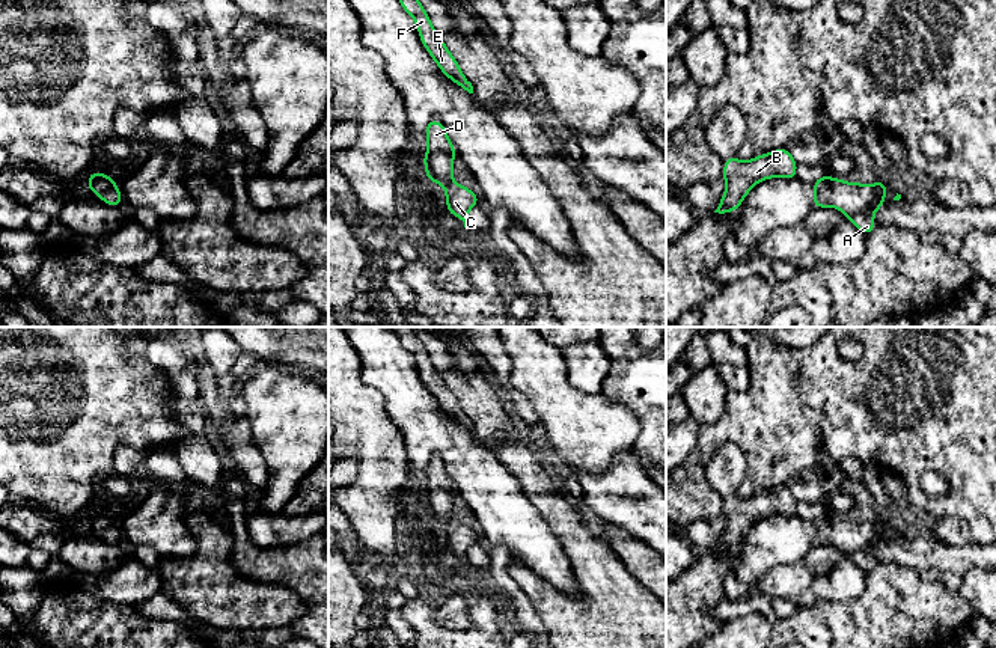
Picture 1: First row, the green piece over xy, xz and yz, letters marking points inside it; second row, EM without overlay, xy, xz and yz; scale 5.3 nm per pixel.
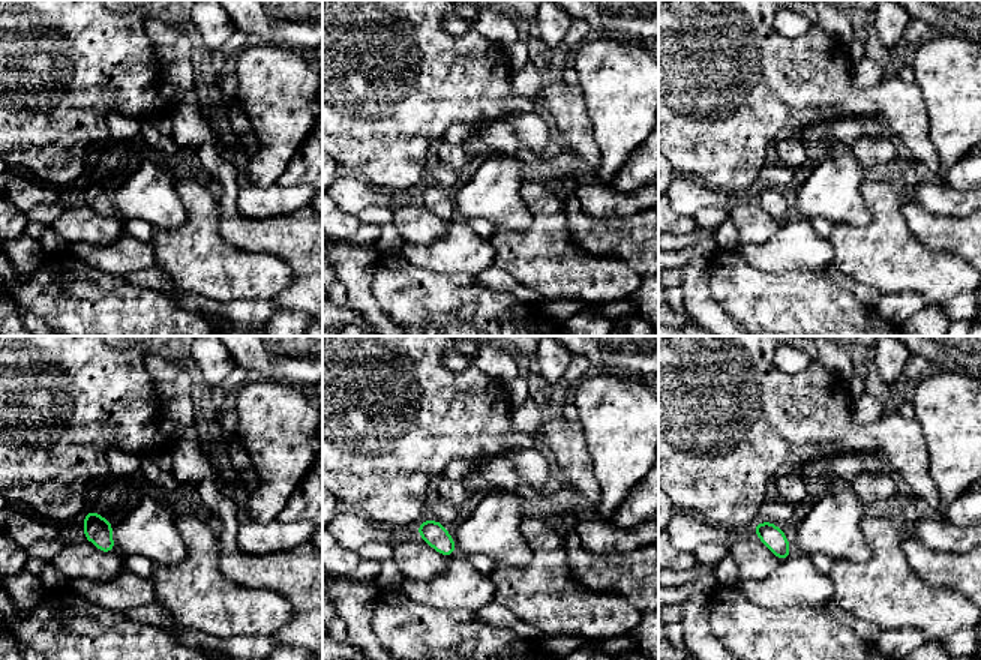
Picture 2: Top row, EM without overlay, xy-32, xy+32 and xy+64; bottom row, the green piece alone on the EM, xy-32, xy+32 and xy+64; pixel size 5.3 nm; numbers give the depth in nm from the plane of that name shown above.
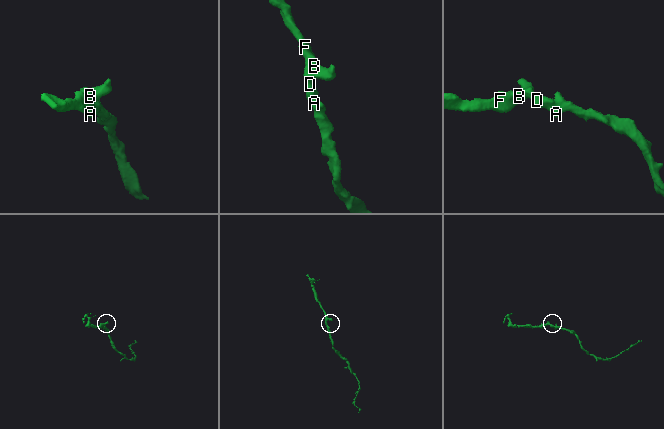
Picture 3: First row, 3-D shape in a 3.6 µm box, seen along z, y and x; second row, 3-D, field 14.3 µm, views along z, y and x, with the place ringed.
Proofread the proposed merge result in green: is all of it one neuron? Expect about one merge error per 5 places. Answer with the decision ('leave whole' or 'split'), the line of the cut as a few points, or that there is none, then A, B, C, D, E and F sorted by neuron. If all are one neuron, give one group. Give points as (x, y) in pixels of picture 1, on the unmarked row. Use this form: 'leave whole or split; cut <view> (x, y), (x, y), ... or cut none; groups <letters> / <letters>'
leave whole; cut none; groups A B C D E F

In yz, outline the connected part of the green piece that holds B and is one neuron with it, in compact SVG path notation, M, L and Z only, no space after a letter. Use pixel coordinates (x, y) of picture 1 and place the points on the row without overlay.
M788 485L770 488L747 499L740 499L735 493L728 494L720 514L726 518L726 527L714 550L735 550L758 520L770 515L797 517L796 509L797 499Z

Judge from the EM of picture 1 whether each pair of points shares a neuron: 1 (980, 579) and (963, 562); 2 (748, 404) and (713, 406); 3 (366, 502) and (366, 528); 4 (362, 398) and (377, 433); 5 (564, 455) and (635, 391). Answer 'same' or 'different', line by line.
1: different
2: different
3: same
4: same
5: different

